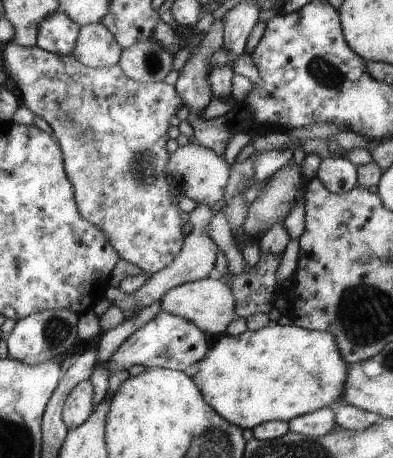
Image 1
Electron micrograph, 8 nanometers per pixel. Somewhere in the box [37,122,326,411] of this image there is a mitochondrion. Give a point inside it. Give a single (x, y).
(56, 337)

